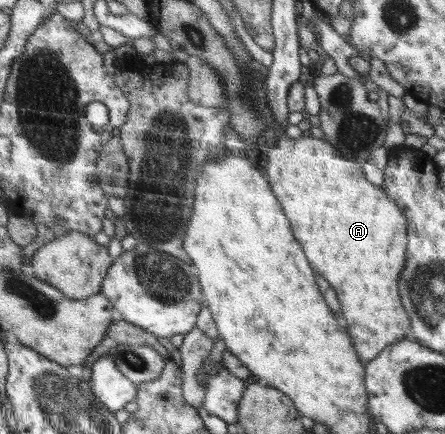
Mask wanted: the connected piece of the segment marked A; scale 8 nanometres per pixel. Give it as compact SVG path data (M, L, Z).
M284 135L269 149L267 165L266 159L261 162L277 201L293 217L293 233L305 245L313 269L341 293L341 309L353 333L353 345L360 362L368 364L388 345L401 341L409 329L397 289L407 249L404 213L365 177L361 166L341 157L324 138L287 139Z

